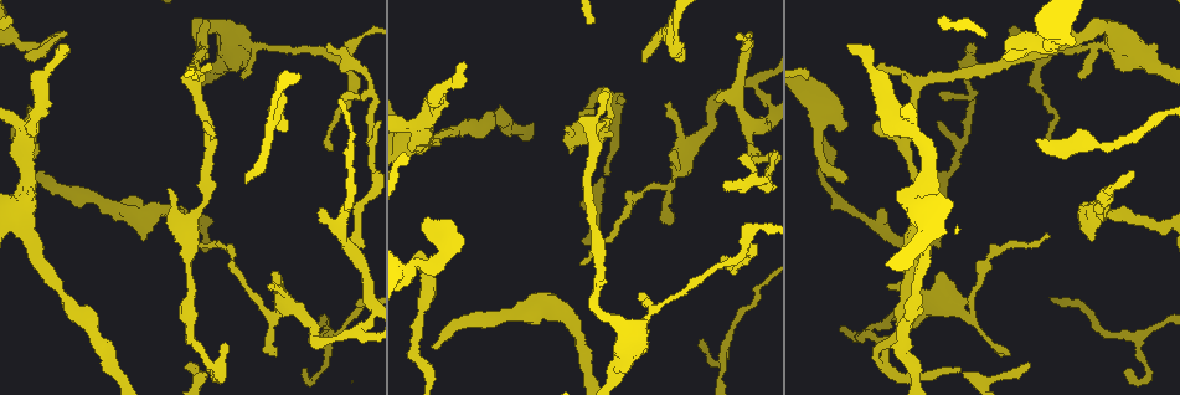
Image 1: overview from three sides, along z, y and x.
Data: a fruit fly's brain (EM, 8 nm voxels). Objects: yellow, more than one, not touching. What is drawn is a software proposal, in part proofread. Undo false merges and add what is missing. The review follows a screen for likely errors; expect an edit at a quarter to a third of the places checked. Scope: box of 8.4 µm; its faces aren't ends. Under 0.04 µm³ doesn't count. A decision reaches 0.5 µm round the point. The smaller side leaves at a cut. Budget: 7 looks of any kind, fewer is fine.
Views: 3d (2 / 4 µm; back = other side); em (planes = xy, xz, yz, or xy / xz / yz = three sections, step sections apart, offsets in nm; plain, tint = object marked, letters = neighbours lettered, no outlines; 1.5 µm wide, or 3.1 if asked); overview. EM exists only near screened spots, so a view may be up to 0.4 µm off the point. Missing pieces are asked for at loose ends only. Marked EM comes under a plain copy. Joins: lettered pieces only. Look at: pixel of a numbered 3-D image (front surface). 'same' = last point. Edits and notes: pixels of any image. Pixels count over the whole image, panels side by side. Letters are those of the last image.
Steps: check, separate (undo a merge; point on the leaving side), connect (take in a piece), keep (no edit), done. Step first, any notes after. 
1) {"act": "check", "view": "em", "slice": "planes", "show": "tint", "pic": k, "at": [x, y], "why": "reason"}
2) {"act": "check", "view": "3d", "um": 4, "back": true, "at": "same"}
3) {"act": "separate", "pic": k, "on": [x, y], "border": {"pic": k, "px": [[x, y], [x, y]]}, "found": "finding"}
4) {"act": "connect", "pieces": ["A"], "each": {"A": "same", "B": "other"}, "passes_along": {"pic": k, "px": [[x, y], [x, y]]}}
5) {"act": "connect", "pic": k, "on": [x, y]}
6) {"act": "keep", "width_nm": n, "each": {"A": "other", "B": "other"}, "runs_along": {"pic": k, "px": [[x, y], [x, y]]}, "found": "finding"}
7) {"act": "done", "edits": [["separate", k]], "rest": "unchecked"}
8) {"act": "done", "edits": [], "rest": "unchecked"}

{"act": "check", "view": "3d", "um": 2, "pic": 1, "at": [321, 211], "why": "an open end"}

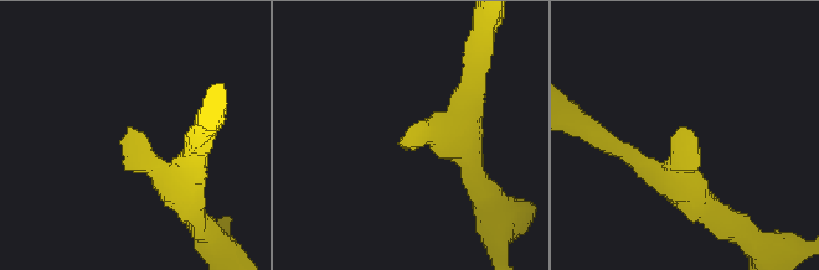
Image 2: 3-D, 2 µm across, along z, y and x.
{"act": "check", "view": "em", "slice": "xy", "step": 4, "show": "letters", "pic": 2, "at": [127, 131], "why": "shape alone is not enough"}

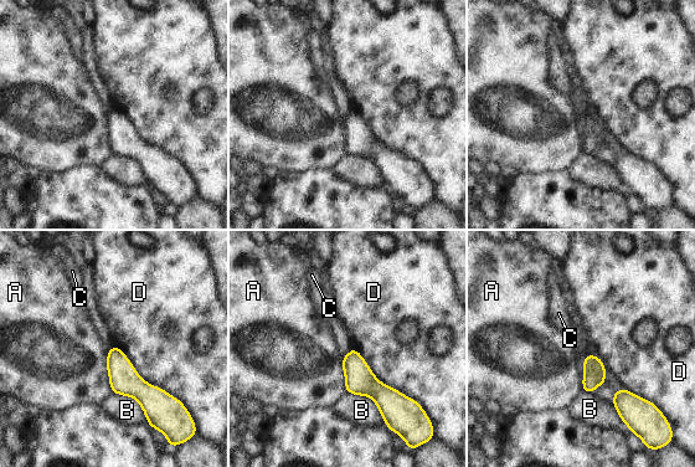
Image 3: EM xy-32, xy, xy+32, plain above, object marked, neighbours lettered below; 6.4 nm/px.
{"act": "check", "view": "em", "slice": "planes", "show": "letters", "at": "same"}

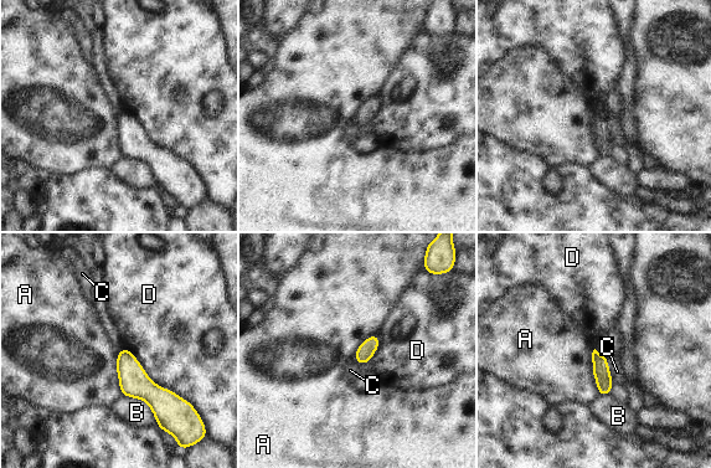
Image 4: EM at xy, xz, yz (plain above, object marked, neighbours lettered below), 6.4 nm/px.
{"act": "keep", "each": {"A": "other", "B": "other", "C": "other", "D": "other"}, "border": {"pic": 4, "px": [[593, 349], [592, 374], [599, 395]]}, "found": "none of them fits"}

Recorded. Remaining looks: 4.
{"act": "check", "view": "em", "slice": "xy", "step": 4, "show": "tint", "pic": 1, "at": [328, 43], "why": "tapers out"}

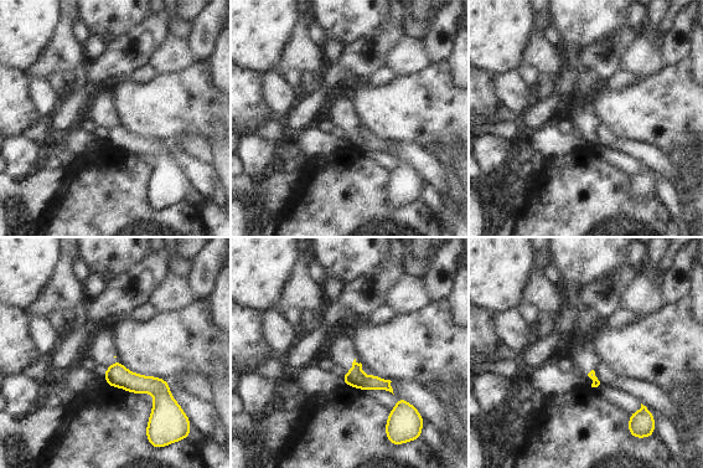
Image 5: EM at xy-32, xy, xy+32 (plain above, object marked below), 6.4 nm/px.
{"act": "check", "view": "em", "slice": "planes", "show": "letters", "at": "same"}

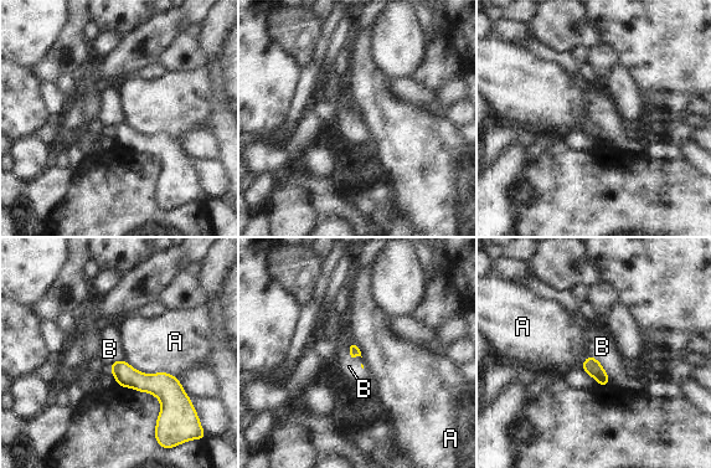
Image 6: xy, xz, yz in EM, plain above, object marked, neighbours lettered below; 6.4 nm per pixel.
{"act": "keep", "each": {"A": "other", "B": "other"}, "runs_along": {"pic": 6, "px": [[113, 368], [180, 395]]}, "found": "none of them fits"}

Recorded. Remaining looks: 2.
{"act": "check", "view": "3d", "um": 4, "pic": 1, "at": [270, 287], "why": "free end"}

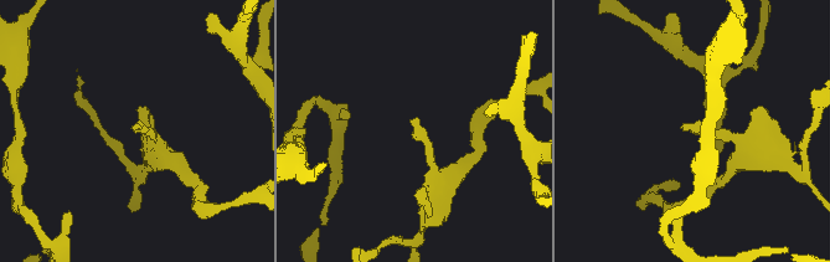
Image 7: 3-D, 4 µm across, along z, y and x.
{"act": "check", "view": "em", "slice": "planes", "show": "letters", "pic": 7, "at": [411, 120]}

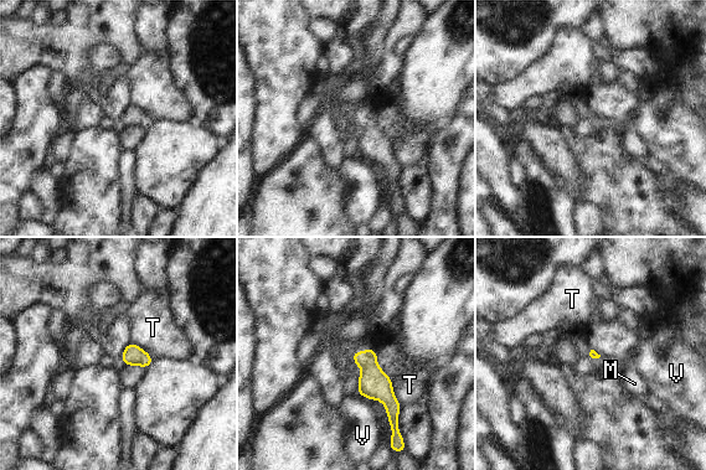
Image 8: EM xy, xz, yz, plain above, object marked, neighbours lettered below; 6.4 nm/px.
{"act": "keep", "each": {"M": "other", "T": "other", "V": "other"}, "border": {"pic": 8, "px": [[371, 346], [402, 404]]}, "found": "none of them fits"}

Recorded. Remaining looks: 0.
{"act": "done", "edits": [], "rest": "unchecked"}

